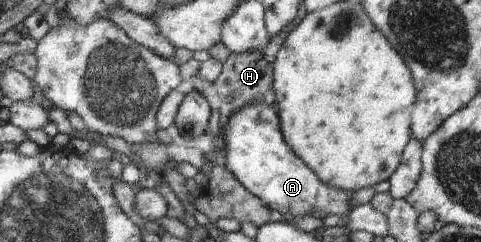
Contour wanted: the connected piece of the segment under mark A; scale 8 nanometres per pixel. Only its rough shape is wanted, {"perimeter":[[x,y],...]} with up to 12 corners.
{"perimeter":[[268,104],[225,126],[225,167],[281,214],[347,216],[284,142]]}

